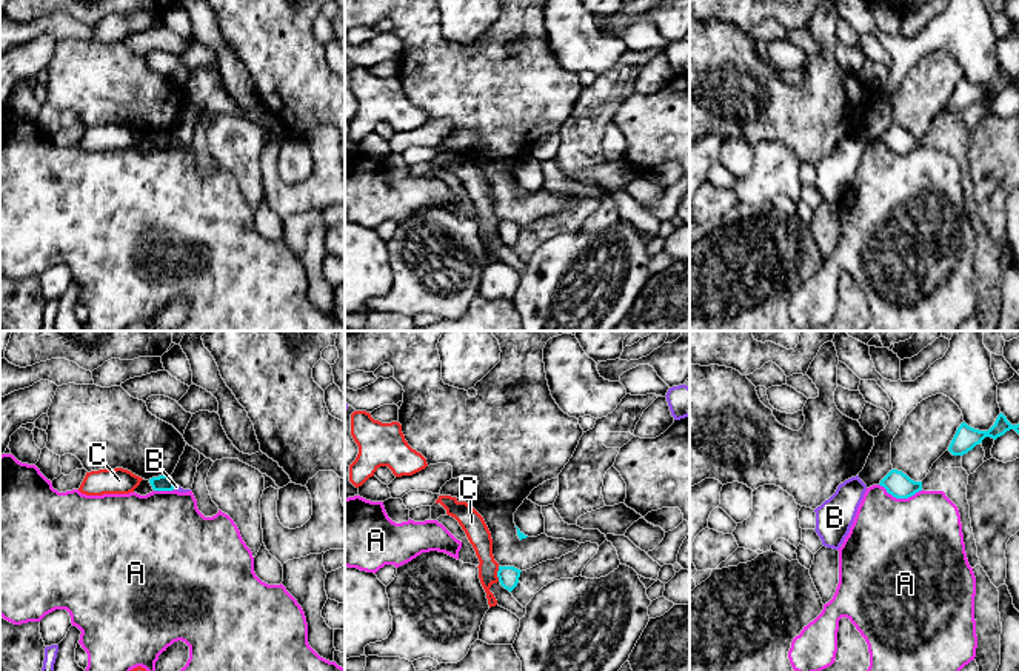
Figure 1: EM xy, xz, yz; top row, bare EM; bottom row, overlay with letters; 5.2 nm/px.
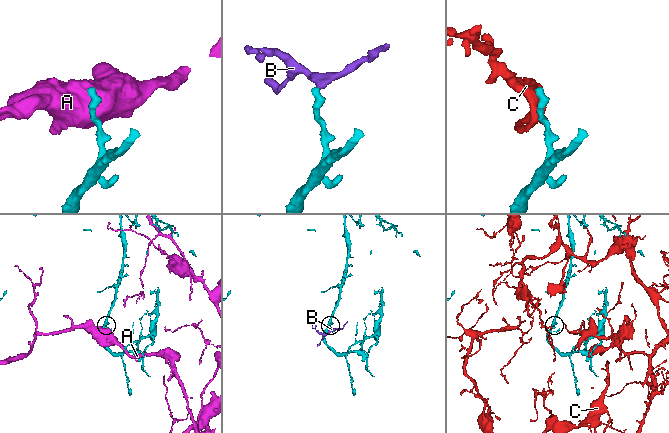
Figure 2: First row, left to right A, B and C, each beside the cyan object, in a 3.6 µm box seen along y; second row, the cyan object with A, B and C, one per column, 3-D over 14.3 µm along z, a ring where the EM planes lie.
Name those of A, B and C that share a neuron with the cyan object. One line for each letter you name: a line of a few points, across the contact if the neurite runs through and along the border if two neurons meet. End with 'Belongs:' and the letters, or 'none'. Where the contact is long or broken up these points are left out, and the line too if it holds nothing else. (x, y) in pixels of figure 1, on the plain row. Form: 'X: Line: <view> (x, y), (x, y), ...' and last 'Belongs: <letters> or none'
Belongs: none

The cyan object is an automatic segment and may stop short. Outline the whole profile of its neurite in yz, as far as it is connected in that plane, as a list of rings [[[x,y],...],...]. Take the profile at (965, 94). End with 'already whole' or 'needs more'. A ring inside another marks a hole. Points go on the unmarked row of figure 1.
[[[1002,68],[997,71],[994,80],[988,86],[974,85],[964,77],[957,83],[948,102],[948,106],[953,111],[964,111],[968,106],[971,106],[976,100],[982,98],[985,92],[991,92],[996,95],[1010,85],[1014,85],[1019,89],[1019,78],[1011,80]]]; already whole

